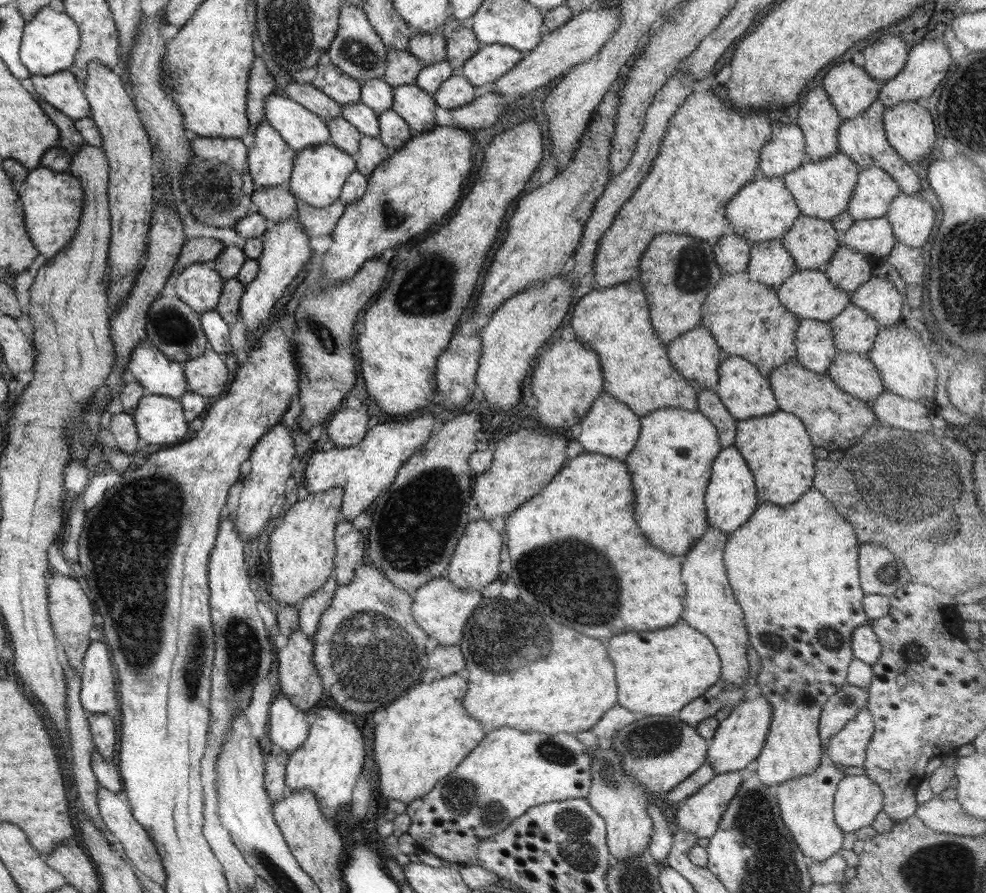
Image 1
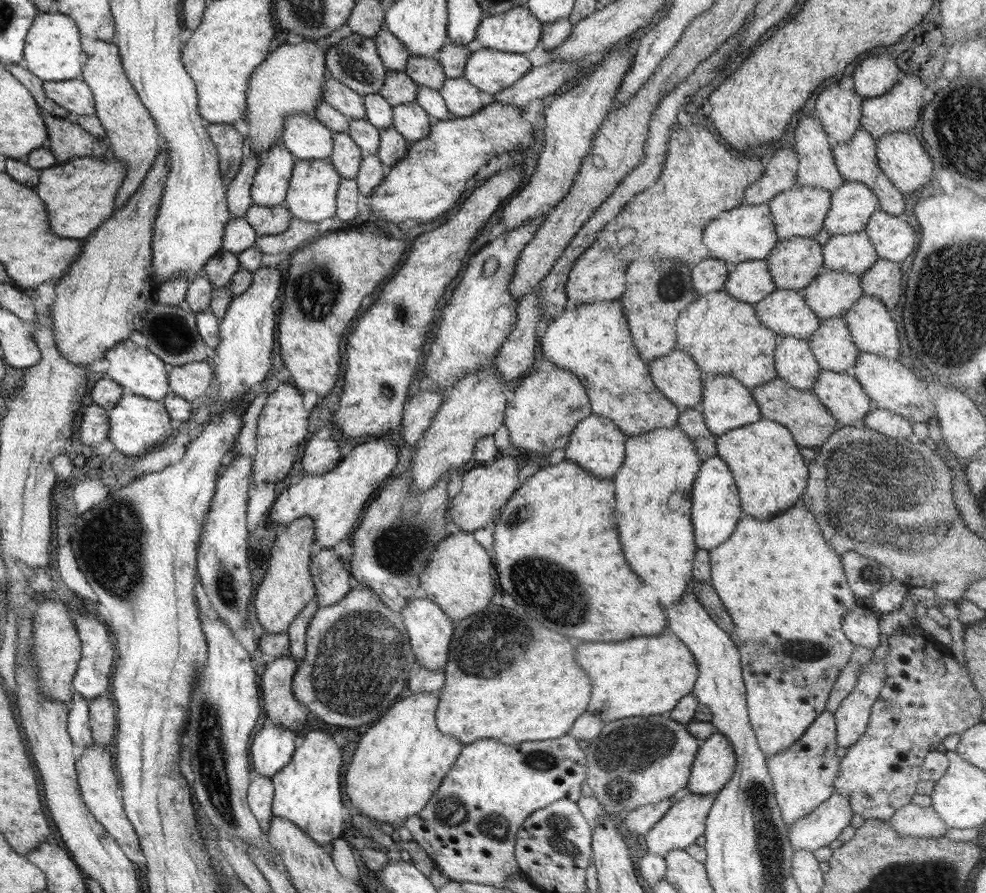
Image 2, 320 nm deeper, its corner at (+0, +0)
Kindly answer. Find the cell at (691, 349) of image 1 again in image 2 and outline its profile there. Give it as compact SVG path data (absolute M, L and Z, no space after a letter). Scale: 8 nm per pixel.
M683 350L648 362L656 388L680 411L699 407L705 377L698 365Z

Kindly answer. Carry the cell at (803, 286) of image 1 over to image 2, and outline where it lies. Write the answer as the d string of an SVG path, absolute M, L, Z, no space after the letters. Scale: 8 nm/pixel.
M776 289L754 305L760 322L779 338L808 339L821 320L810 310L800 291Z

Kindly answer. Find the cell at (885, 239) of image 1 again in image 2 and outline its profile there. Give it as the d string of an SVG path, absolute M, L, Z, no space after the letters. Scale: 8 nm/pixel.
M866 231L838 234L822 247L822 272L847 272L863 275L879 258Z

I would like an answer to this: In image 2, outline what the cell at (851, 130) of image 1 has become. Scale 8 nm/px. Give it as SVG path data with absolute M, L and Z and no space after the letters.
M859 127L848 144L839 144L832 149L837 169L842 178L847 182L861 182L866 185L876 196L879 202L879 210L888 215L898 216L904 212L904 194L902 194L885 176L880 168L876 156L876 138L873 138L866 129Z

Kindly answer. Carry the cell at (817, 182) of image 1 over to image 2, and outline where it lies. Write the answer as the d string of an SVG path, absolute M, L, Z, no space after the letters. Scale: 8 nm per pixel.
M796 185L769 200L767 205L770 207L778 240L788 240L795 236L815 237L822 230L823 220L830 210L831 194L825 188Z

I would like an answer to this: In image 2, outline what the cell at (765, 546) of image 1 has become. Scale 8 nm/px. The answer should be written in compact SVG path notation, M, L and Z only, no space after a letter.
M801 503L766 521L742 516L730 538L709 557L711 585L734 622L731 639L740 653L749 723L767 756L781 753L825 711L832 687L854 652L855 644L842 630L842 617L862 601L849 587L842 558L823 537L815 514Z

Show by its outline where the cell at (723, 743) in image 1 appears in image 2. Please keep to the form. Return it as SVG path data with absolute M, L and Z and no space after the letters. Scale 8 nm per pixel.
M715 732L700 743L691 766L686 791L694 794L717 793L734 774L736 755L730 741Z

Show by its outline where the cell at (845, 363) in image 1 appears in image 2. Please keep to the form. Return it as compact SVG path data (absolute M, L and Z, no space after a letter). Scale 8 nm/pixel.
M821 371L811 390L839 426L853 426L856 419L864 420L873 408L869 396L851 372Z

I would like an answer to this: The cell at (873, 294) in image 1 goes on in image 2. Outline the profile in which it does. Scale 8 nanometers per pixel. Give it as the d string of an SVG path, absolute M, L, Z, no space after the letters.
M864 294L846 311L843 317L846 319L851 339L860 353L898 360L898 324L890 317L889 312L889 308L879 298Z

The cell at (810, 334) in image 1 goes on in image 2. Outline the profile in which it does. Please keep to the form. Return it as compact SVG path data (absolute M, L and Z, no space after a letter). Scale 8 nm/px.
M784 336L773 355L778 378L798 390L811 390L822 370L811 353L809 339Z

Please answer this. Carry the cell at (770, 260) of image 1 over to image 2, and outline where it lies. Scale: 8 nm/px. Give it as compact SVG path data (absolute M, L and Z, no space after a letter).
M766 259L740 262L727 274L723 289L735 300L755 305L777 288Z

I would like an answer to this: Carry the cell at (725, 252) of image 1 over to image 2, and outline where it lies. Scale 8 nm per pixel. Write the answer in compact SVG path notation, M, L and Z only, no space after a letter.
M709 256L693 265L691 279L696 296L721 290L731 267L727 262Z

